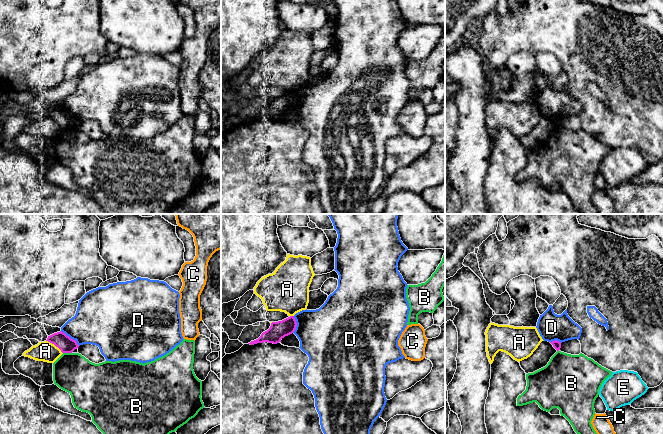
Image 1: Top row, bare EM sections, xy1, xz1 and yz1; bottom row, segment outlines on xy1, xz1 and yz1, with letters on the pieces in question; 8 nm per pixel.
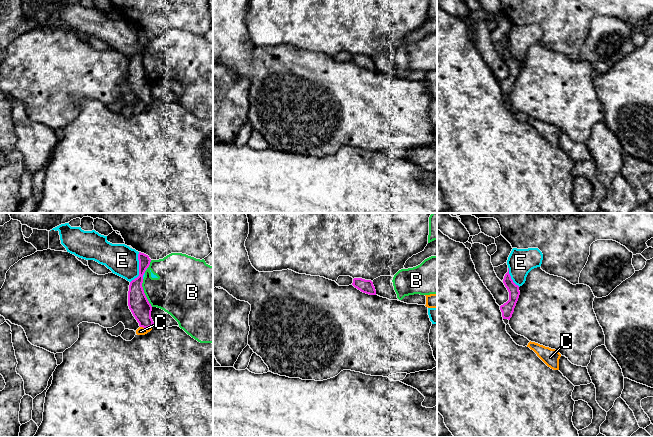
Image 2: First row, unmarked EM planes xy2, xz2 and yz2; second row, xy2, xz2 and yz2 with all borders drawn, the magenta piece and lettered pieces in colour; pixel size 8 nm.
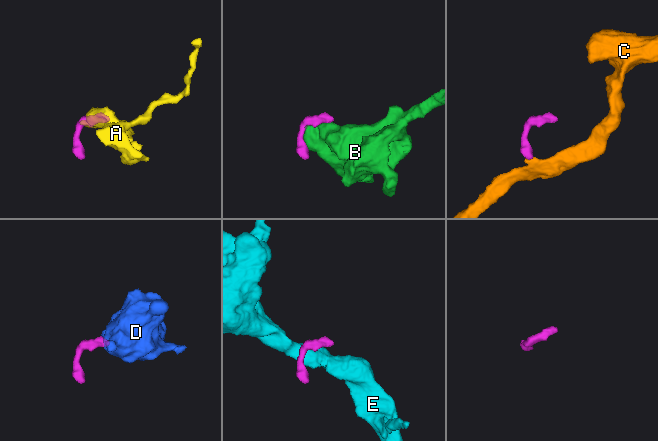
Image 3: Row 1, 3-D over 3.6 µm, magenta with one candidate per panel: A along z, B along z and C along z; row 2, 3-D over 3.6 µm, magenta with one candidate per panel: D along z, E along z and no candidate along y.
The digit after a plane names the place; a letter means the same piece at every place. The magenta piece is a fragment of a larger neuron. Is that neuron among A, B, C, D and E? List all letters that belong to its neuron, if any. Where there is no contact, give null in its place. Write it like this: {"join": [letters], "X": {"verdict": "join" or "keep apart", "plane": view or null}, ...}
{"join": ["C"], "A": {"verdict": "keep apart", "plane": "xy1"}, "B": {"verdict": "keep apart", "plane": "xy2"}, "C": {"verdict": "join", "plane": "xy2"}, "D": {"verdict": "keep apart", "plane": "xy1"}, "E": {"verdict": "keep apart", "plane": "xy2"}}

